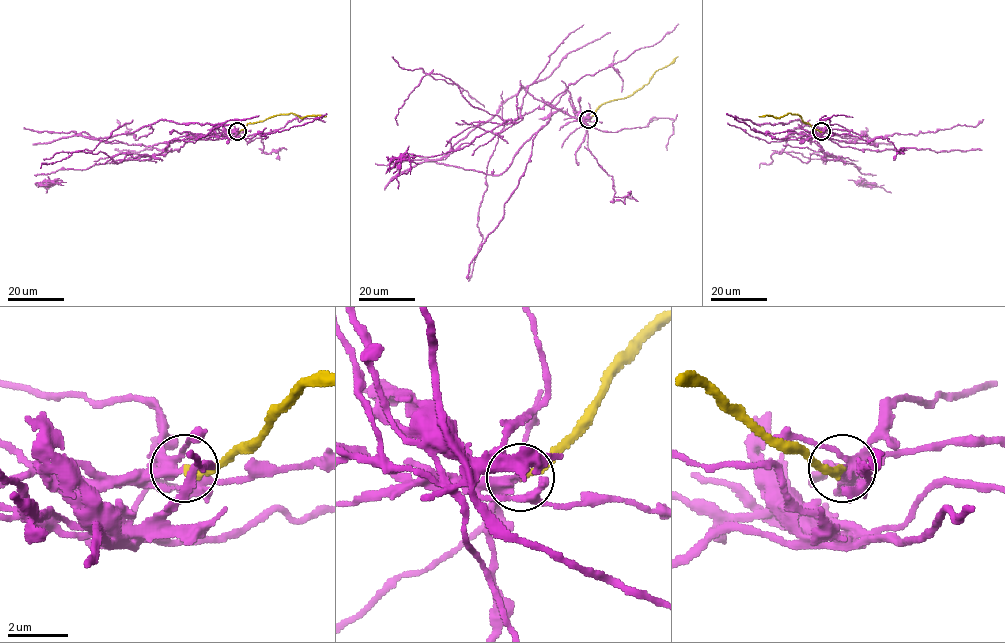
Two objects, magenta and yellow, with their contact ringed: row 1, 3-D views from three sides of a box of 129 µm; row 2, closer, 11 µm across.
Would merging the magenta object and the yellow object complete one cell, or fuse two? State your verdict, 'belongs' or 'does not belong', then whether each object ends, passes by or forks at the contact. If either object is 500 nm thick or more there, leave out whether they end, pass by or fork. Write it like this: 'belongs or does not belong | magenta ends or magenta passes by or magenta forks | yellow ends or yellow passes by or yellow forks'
does not belong | magenta forks | yellow ends

